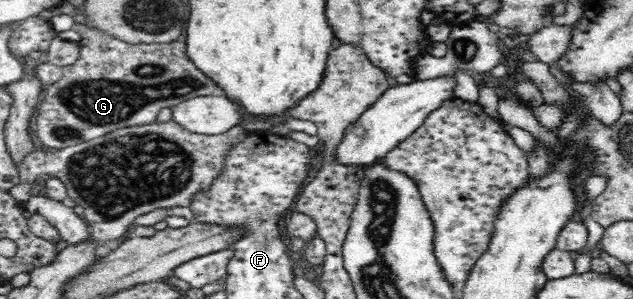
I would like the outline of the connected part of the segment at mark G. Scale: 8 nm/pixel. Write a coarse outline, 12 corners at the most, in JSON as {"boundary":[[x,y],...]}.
{"boundary":[[74,24],[34,136],[64,149],[217,96],[186,42]]}

